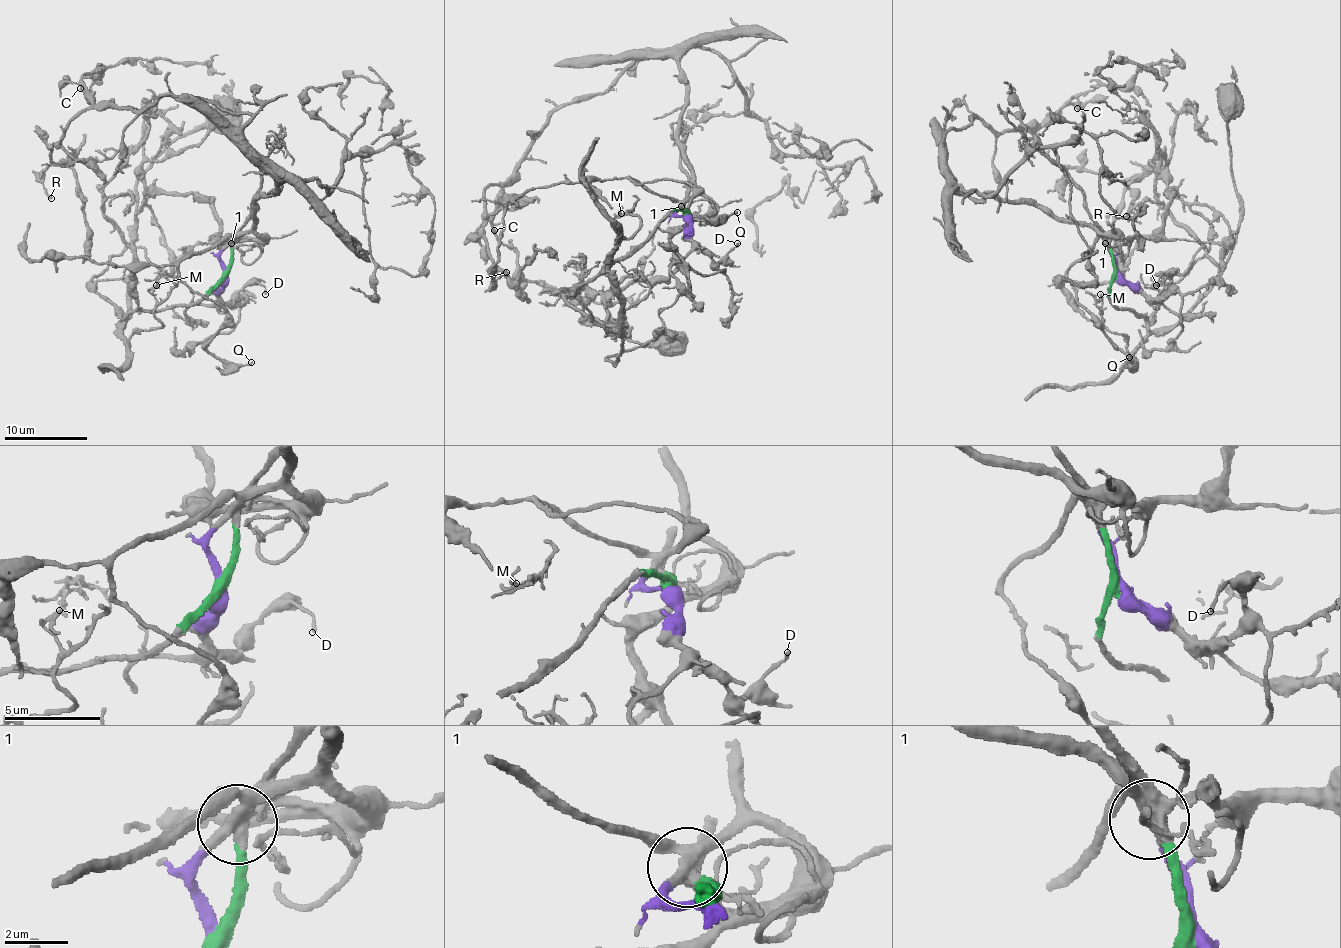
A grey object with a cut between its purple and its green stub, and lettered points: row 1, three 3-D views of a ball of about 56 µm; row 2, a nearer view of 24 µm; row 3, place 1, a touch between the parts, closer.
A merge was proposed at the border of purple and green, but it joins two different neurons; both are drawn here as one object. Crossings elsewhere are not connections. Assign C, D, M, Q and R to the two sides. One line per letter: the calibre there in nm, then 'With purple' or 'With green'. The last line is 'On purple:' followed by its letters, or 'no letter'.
C: Thickness 130 nm. With purple
D: Thickness 140 nm. With purple
M: Thickness 130 nm. With green
Q: Thickness 160 nm. With purple
R: Thickness 170 nm. With purple
On purple: C, D, Q, R

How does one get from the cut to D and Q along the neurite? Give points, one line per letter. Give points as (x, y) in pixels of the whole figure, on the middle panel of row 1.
D: (686, 216), (690, 239), (712, 262), (718, 263), (738, 242)
Q: (686, 216), (674, 214), (677, 201), (629, 178), (683, 181), (696, 196), (689, 216), (707, 221), (736, 212)

